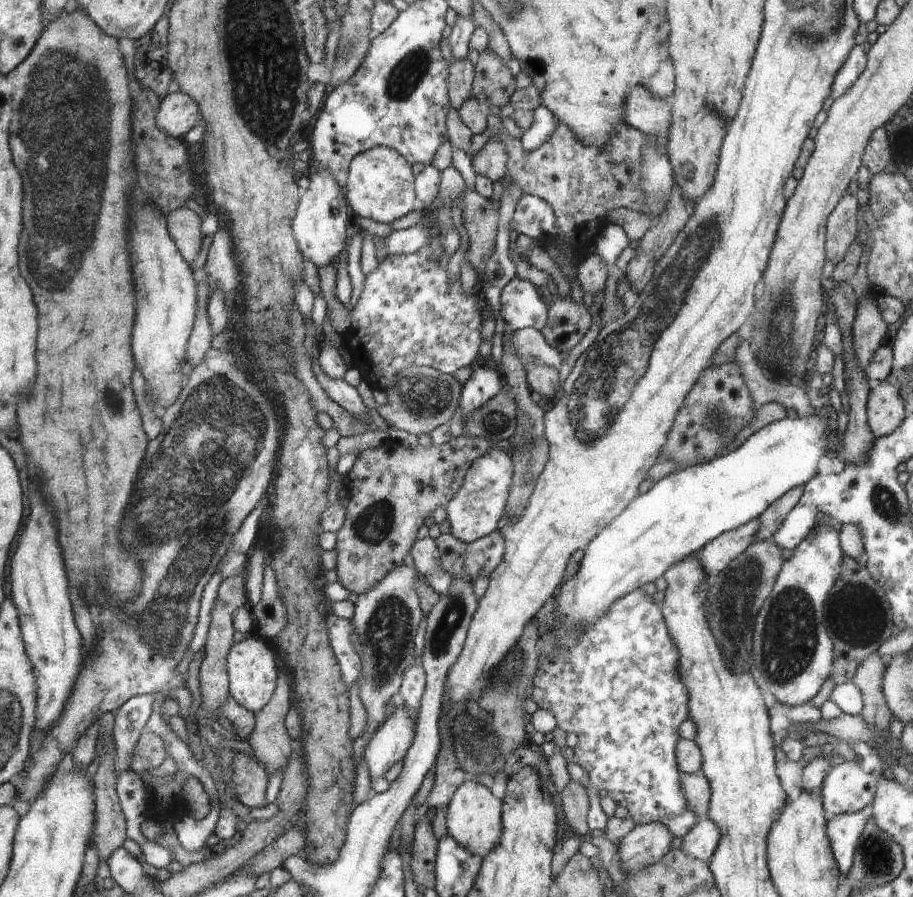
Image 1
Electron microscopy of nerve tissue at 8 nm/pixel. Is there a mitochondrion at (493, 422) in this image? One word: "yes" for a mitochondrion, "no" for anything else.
yes

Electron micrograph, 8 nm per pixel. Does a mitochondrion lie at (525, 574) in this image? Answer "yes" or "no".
no

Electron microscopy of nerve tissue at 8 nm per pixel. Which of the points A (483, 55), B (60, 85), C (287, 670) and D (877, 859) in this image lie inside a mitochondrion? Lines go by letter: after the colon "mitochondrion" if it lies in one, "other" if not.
A: other
B: mitochondrion
C: other
D: mitochondrion

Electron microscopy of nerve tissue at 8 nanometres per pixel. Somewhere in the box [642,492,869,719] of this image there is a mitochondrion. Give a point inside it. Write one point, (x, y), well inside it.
(787, 642)

